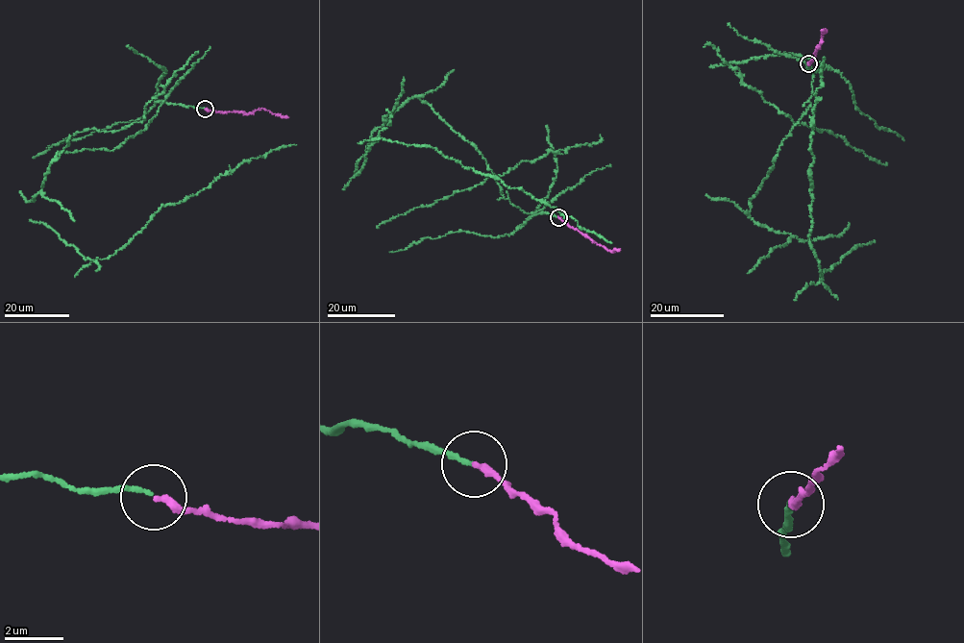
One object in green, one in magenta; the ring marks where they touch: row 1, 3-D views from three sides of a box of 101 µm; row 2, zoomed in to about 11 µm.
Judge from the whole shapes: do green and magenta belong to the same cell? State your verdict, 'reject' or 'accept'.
accept

